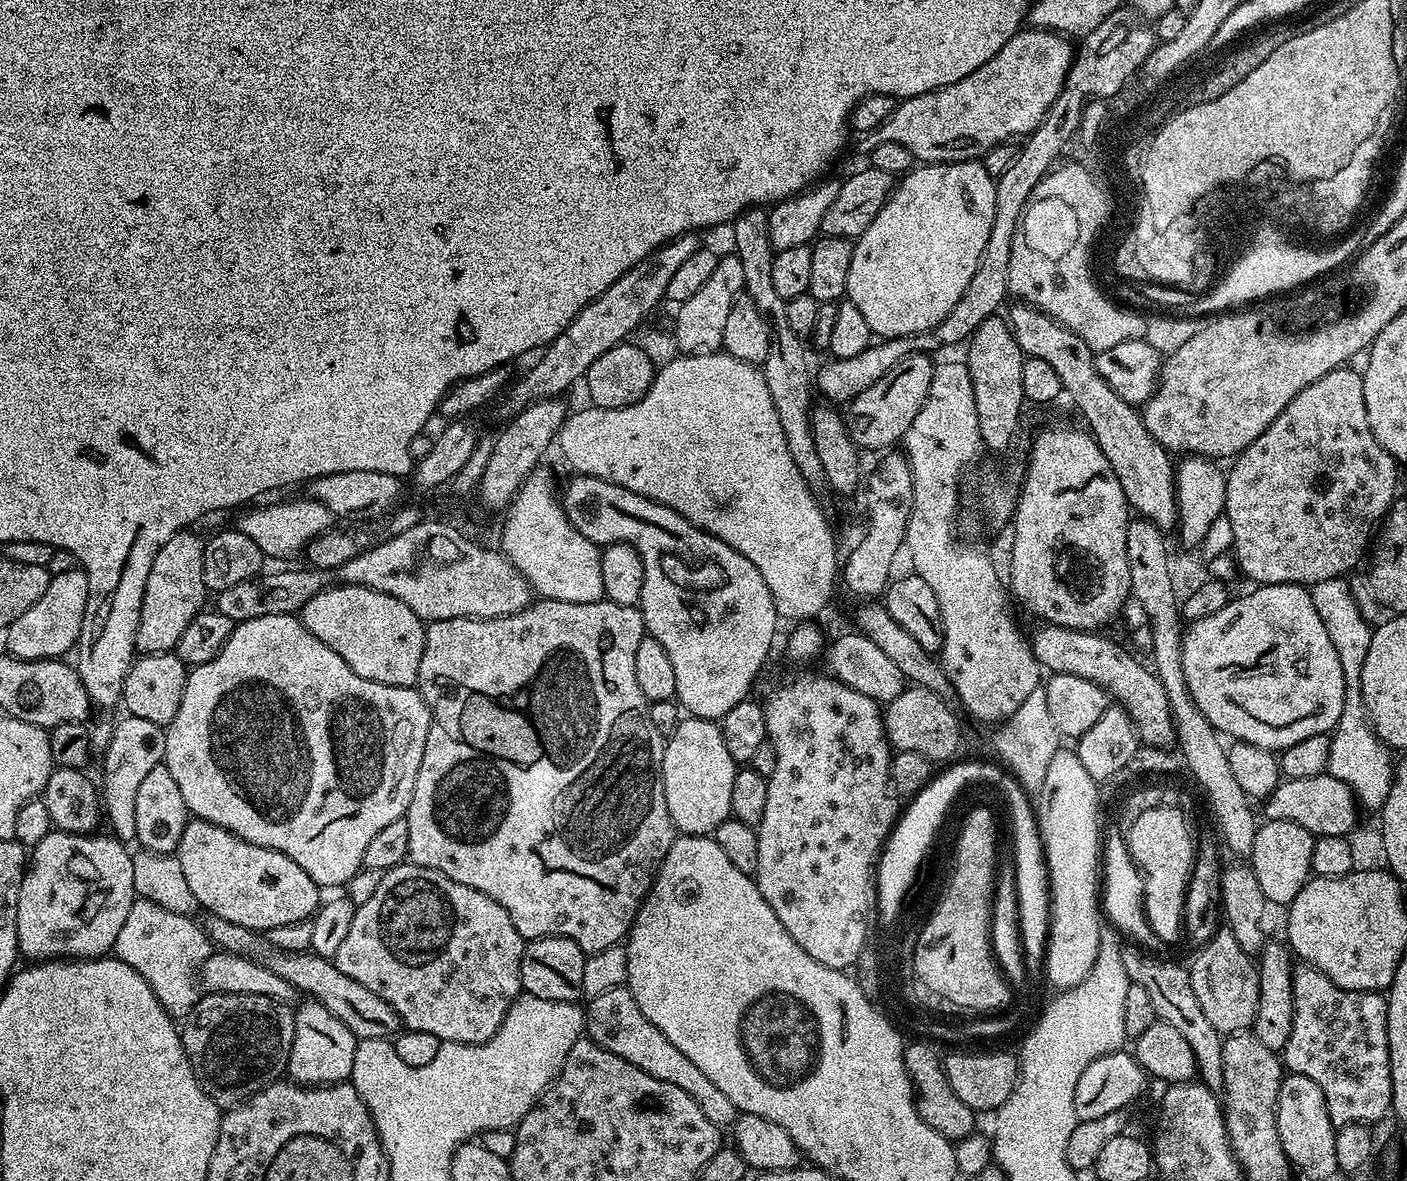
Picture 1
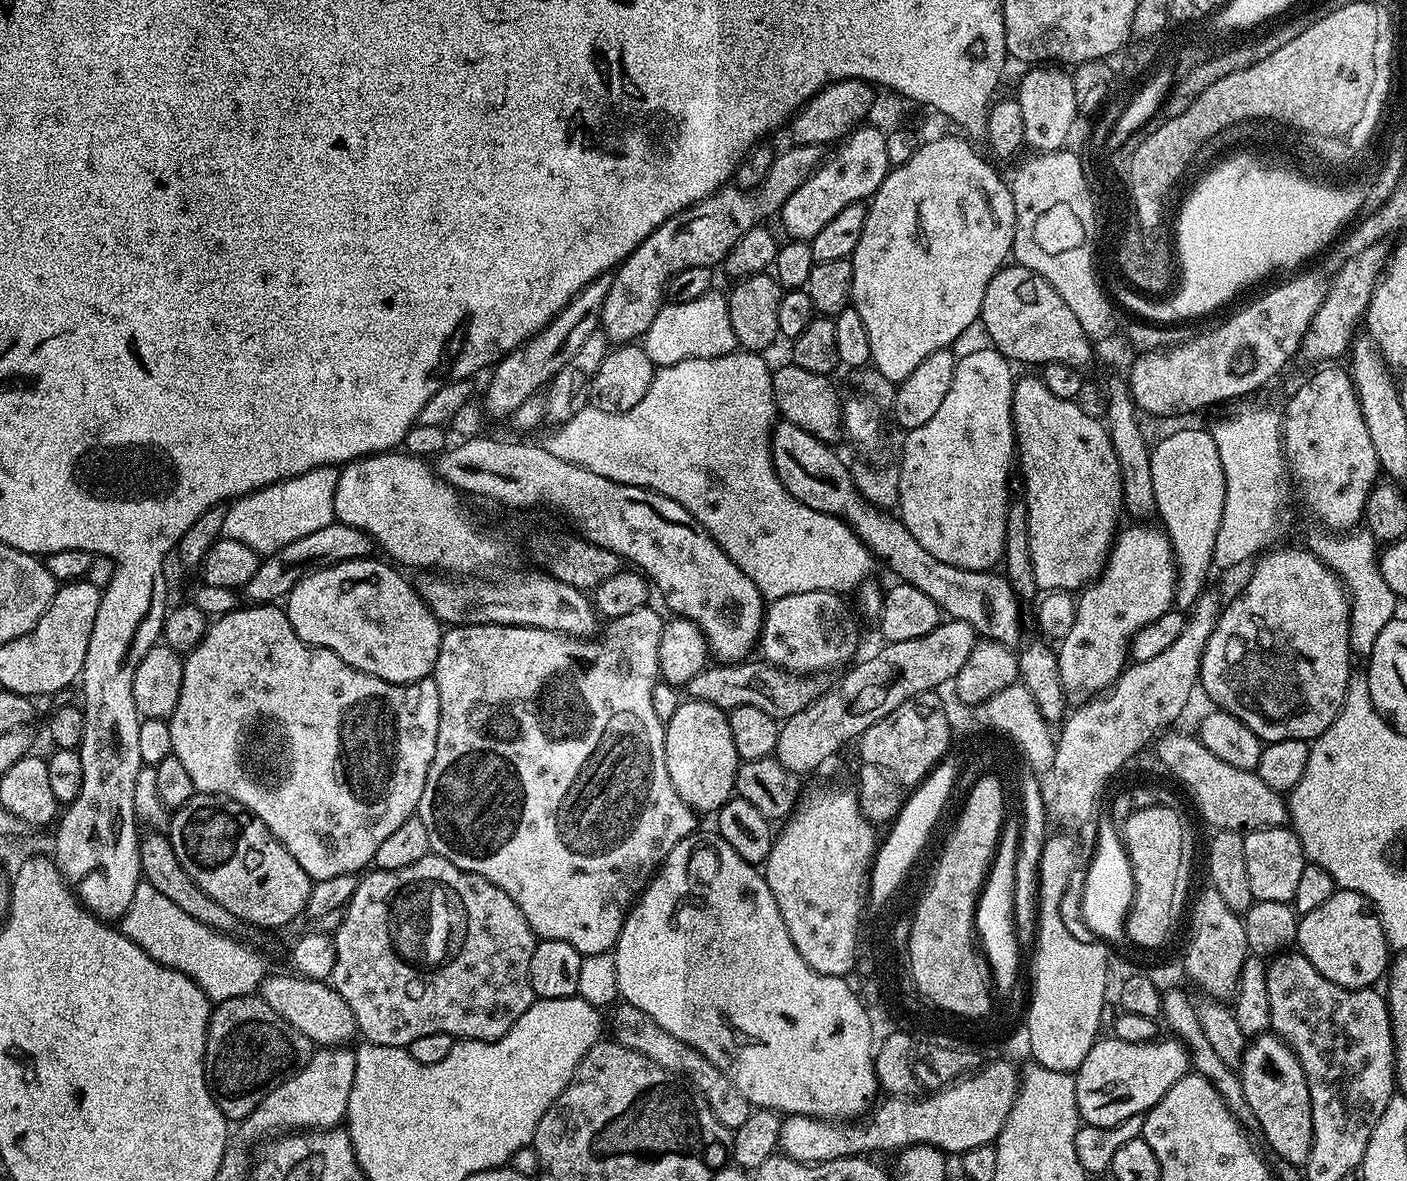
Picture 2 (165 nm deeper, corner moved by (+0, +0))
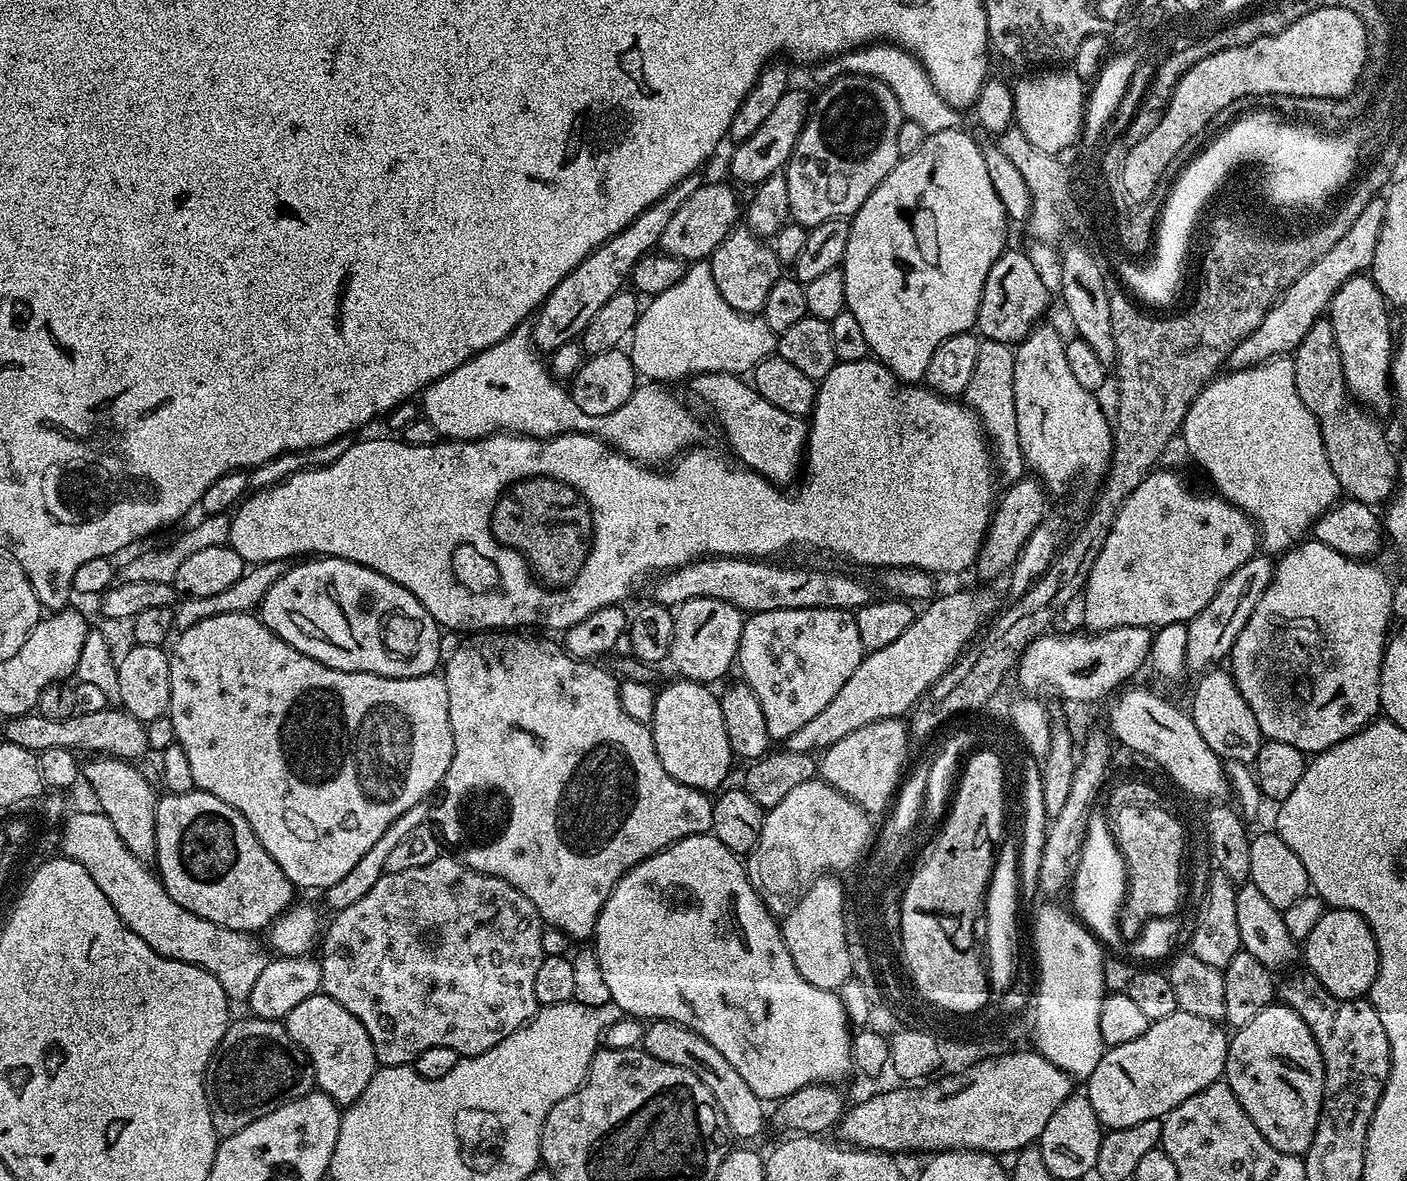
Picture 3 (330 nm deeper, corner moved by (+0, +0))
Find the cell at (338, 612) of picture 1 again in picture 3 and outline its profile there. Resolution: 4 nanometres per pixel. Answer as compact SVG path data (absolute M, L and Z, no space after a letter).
M340 556L293 563L270 586L258 615L282 642L334 670L414 678L433 675L442 660L442 632L426 606L406 586Z

